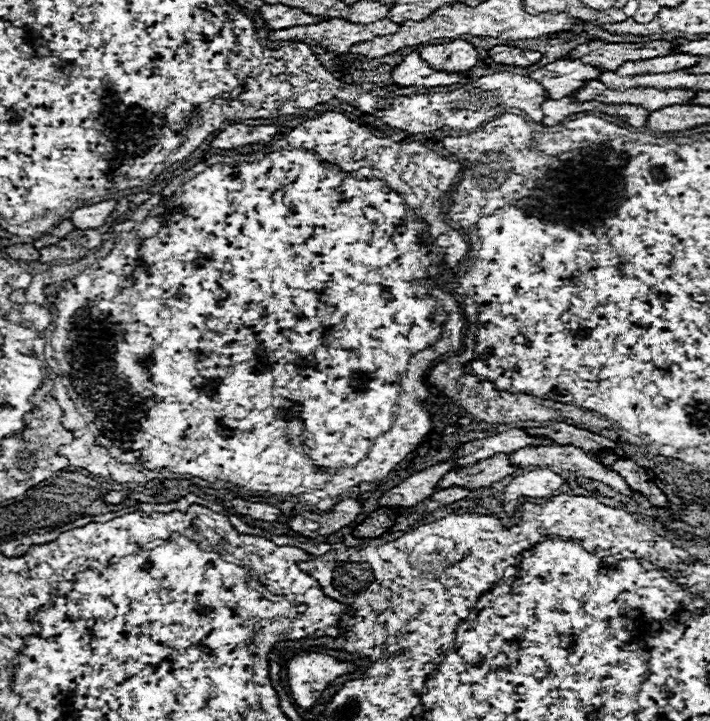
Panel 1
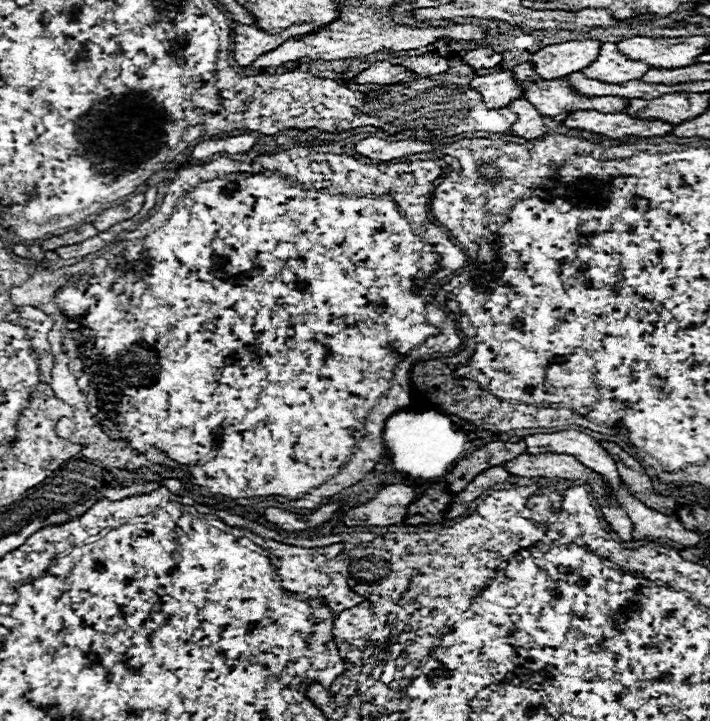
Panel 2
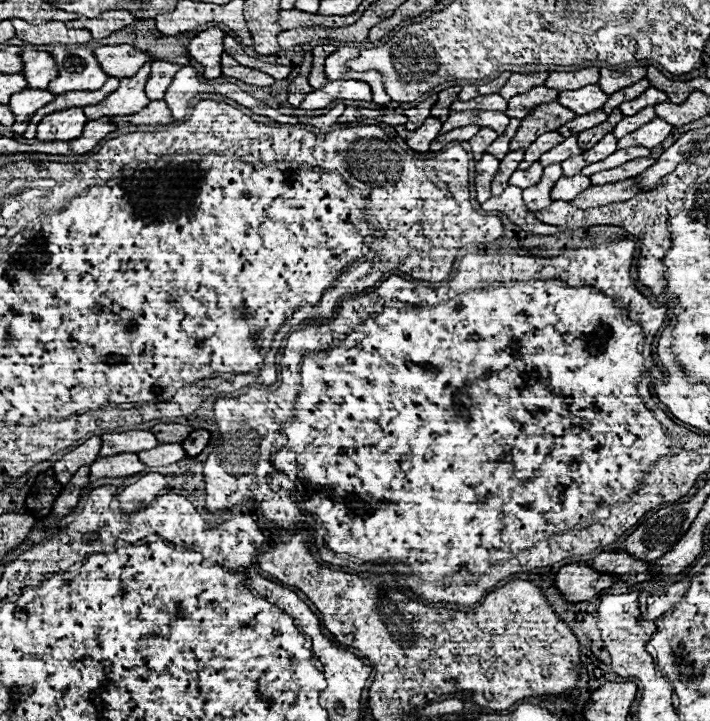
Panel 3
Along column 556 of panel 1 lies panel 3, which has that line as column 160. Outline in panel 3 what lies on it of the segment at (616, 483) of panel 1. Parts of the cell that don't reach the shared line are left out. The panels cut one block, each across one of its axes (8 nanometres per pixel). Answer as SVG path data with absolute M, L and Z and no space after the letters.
M160 444L152 450L138 452L138 458L146 466L168 466L174 462L180 462L186 458L186 452L182 450L182 444Z

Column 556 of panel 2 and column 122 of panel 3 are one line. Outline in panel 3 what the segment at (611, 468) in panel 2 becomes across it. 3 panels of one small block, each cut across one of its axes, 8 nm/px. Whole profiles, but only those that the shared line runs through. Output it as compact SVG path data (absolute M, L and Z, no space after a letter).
M130 430L130 432L110 432L102 436L100 456L116 456L124 452L142 452L158 446L156 438L148 430Z

